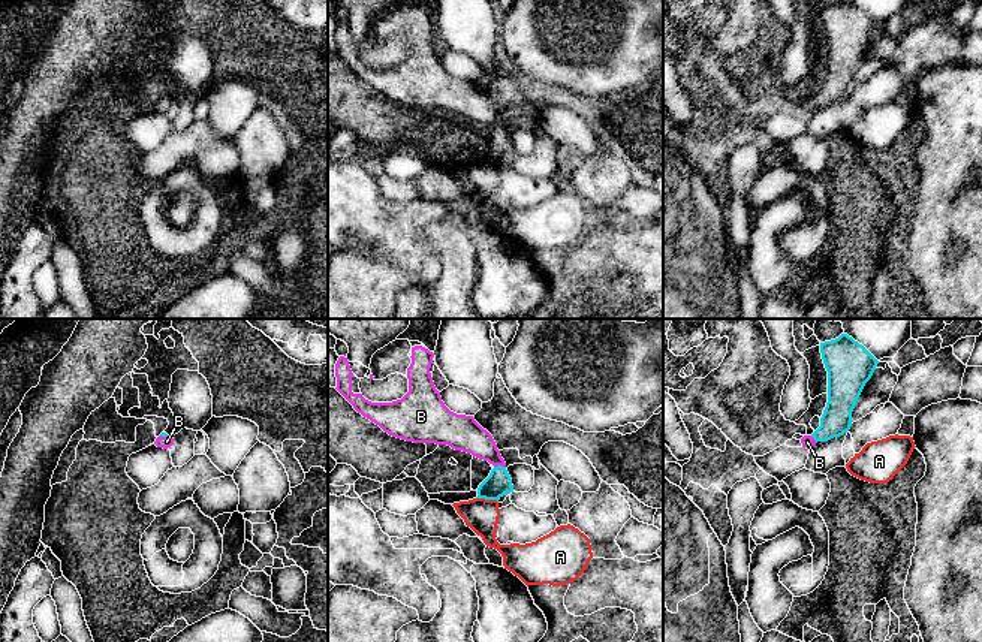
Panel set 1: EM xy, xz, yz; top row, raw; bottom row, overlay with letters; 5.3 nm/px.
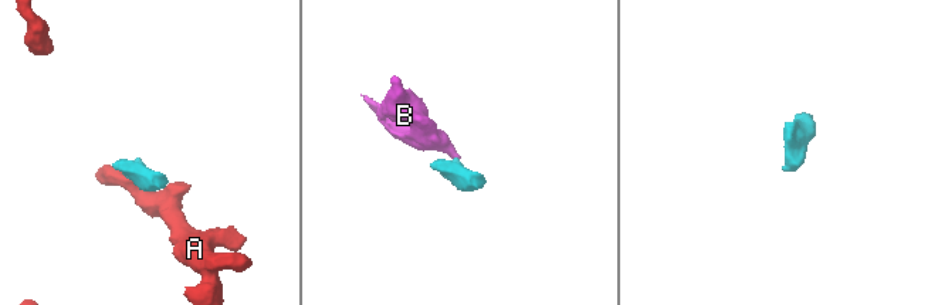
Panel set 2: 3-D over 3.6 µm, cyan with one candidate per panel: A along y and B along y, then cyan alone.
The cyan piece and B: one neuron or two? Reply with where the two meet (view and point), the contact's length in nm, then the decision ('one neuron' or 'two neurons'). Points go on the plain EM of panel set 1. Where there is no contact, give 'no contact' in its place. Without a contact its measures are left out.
meets cyan in xz at (499, 130); contact 60 nm long; one neuron

